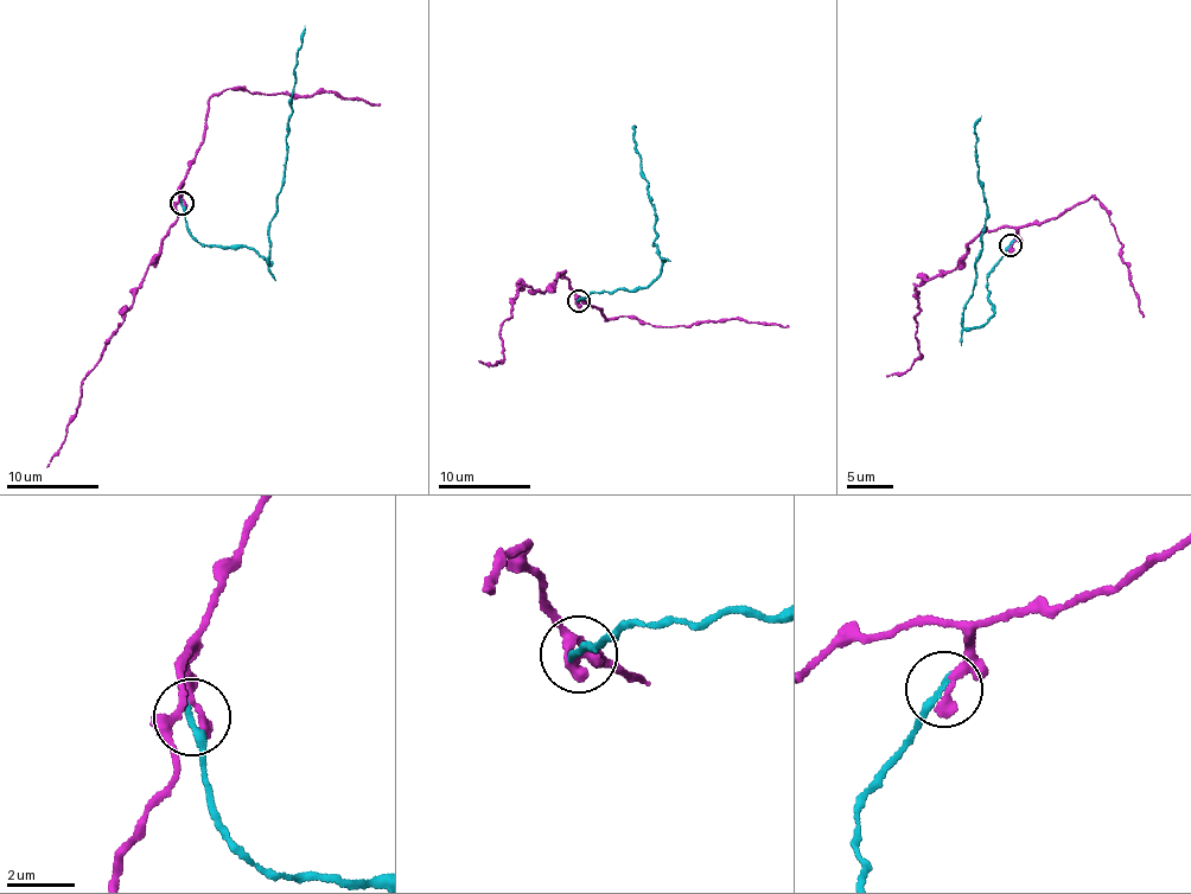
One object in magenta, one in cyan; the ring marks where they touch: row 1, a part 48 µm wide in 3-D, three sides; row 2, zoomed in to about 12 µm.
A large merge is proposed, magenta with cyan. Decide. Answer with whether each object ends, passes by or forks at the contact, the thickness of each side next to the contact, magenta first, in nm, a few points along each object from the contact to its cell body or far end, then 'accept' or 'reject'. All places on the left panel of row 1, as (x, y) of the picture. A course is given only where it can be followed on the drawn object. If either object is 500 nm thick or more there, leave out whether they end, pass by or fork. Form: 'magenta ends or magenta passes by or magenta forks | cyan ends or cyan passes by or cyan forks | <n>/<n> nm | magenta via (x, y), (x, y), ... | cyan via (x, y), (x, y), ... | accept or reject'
magenta passes by | cyan ends | 280/240 nm | magenta via (183, 203), (180, 185), (176, 221), (161, 253), (151, 263), (102, 358), (83, 380), (75, 417), (45, 466) | cyan via (182, 204), (188, 230), (201, 243), (244, 247), (271, 263), (271, 218), (276, 209), (285, 171), (304, 25) | reject

